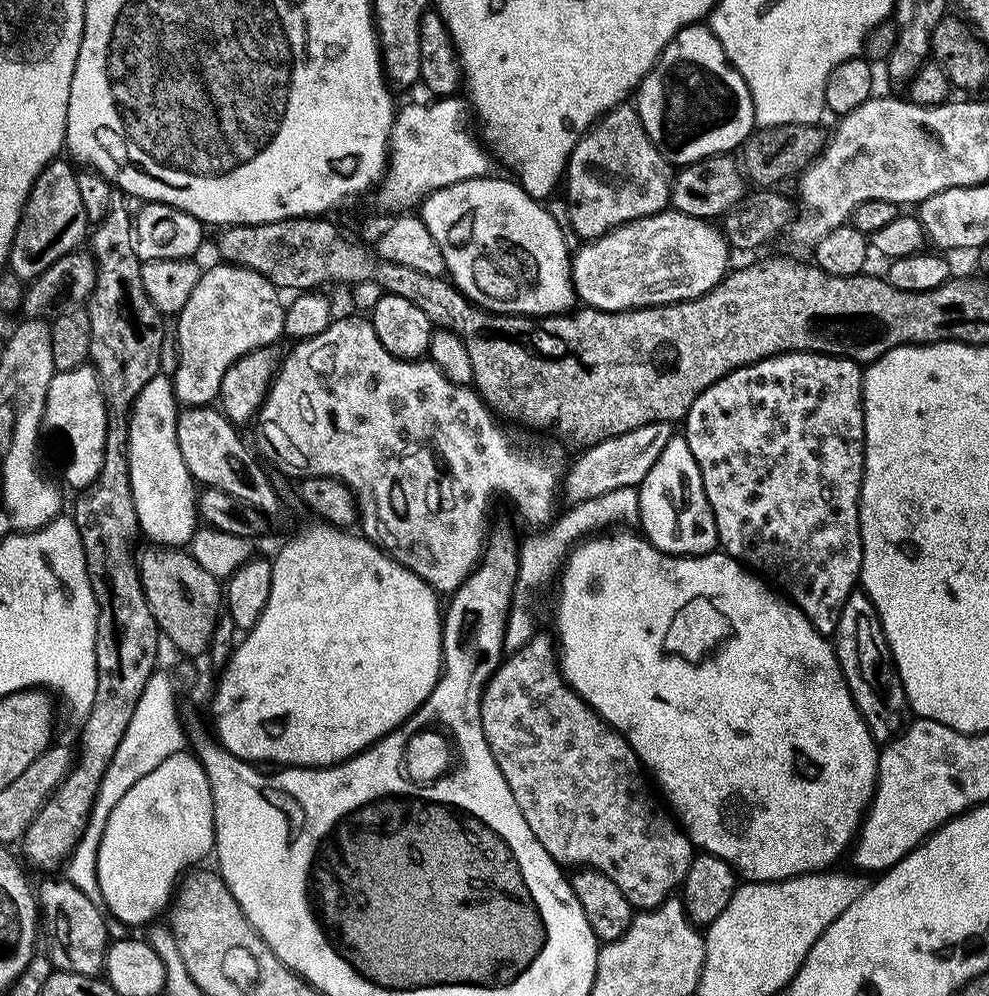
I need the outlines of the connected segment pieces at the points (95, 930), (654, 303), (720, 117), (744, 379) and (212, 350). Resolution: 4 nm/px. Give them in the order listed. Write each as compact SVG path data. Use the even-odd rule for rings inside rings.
M44 878L38 884L38 916L42 928L48 931L46 954L56 970L100 976L104 967L104 953L108 951L110 935L101 905L92 901L67 878ZM100 910L102 913L100 913Z
M665 210L648 217L640 217L628 224L581 243L572 261L572 289L581 305L603 312L625 312L627 308L656 308L660 304L680 304L706 295L724 279L729 271L730 245L715 223L690 217L675 210Z
M700 22L681 28L680 33L660 51L656 64L634 93L634 107L646 134L672 166L698 163L720 153L735 153L757 127L754 102L742 74L738 74L736 67L728 61L722 42L714 38L711 28Z
M783 352L780 356L771 356L757 364L747 364L698 394L682 421L682 427L684 441L690 446L690 454L694 454L694 462L698 462L698 470L702 474L702 486L714 514L719 547L751 571L771 581L800 609L800 613L820 631L821 636L831 637L838 626L846 598L857 587L862 566L860 487L864 477L864 393L861 365L849 357L826 356L823 352Z
M216 262L216 265L201 271L198 285L194 286L189 301L177 313L175 321L178 368L172 374L173 392L181 405L205 407L213 403L219 397L221 382L229 366L245 354L275 345L275 341L285 335L286 308L283 302L281 304L279 296L280 290L268 278L248 267Z

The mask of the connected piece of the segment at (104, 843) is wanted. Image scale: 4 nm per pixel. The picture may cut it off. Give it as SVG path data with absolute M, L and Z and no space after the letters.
M181 750L166 757L164 762L160 763L156 769L140 778L140 780L122 796L122 799L114 806L112 812L110 812L110 816L108 816L97 852L97 882L99 884L103 905L106 908L108 906L109 909L107 908L107 911L110 914L112 912L124 924L130 924L132 926L140 924L140 926L142 926L153 921L156 917L159 917L161 915L159 913L163 909L165 911L173 899L174 889L179 876L183 875L188 869L195 867L196 865L194 864L204 859L207 855L209 857L215 849L216 807L213 802L213 788L210 786L208 772L205 770L204 765L200 763L199 759L193 753L189 752L188 754L187 752L189 751Z

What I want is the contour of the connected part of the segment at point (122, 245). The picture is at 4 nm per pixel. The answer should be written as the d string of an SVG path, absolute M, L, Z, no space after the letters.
M120 202L113 203L109 212L101 221L99 221L90 232L90 240L92 238L92 246L90 246L90 253L95 260L95 268L97 270L96 284L93 286L92 293L89 294L86 301L86 319L90 322L90 334L92 335L88 340L88 356L91 363L96 370L96 377L100 380L100 389L104 395L104 405L108 407L108 429L106 430L106 446L104 447L104 457L102 458L102 470L98 470L98 478L94 478L94 482L90 482L86 487L79 489L76 500L76 512L74 511L74 519L76 521L76 529L82 538L82 550L86 558L86 570L90 578L90 586L92 593L96 599L96 689L94 690L94 702L88 715L83 717L82 724L84 729L80 732L80 748L78 744L78 755L75 764L72 765L68 772L68 777L60 783L56 788L56 792L46 802L46 806L38 814L38 818L34 818L34 822L30 822L30 826L24 831L22 837L22 845L24 844L23 859L33 864L36 868L41 868L44 874L52 874L56 867L58 869L67 861L68 857L73 851L73 848L80 839L82 831L88 822L88 818L92 813L92 804L95 802L96 795L99 792L99 784L102 782L103 775L106 774L107 767L110 766L111 759L114 758L114 752L117 750L119 743L122 742L123 735L126 734L126 728L130 725L130 718L134 715L134 708L138 704L138 700L142 696L142 692L146 688L147 680L150 678L152 672L158 668L156 663L156 655L160 652L160 644L162 645L162 633L156 627L156 620L150 614L150 606L146 602L146 594L142 590L142 582L140 581L140 570L138 567L137 557L132 556L132 539L138 536L138 525L136 522L136 511L134 510L134 494L130 490L130 462L128 461L128 417L132 411L132 403L138 398L138 390L142 390L142 386L146 386L146 382L150 382L150 378L161 375L162 368L160 368L160 355L164 352L164 324L166 324L166 317L156 309L154 302L150 302L150 298L146 294L146 290L142 287L142 270L140 269L141 261L136 253L136 238L134 235L134 216L130 211L120 205Z

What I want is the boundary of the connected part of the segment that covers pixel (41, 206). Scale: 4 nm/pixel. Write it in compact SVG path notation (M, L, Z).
M57 158L44 168L42 174L35 180L34 186L28 192L27 202L21 212L19 225L15 230L15 236L12 239L11 250L9 252L9 271L19 276L37 276L42 274L47 268L58 261L62 256L79 247L80 240L88 232L88 220L84 210L84 204L78 191L78 182L73 165L62 158Z

